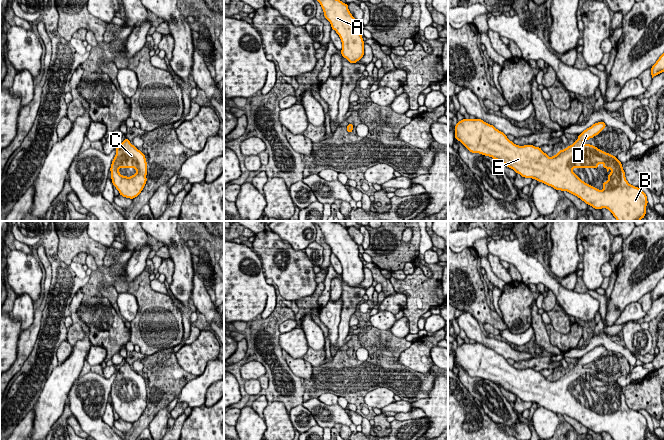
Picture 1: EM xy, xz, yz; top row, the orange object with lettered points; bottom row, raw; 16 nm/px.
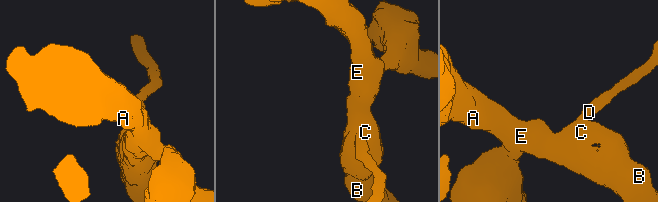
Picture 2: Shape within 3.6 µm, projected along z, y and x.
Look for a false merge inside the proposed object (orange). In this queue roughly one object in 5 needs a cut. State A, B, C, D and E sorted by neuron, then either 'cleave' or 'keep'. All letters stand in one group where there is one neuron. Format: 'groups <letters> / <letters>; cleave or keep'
groups A B C D E; keep

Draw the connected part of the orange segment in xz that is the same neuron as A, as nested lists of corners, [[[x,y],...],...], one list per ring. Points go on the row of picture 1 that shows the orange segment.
[[[317,0],[342,42],[341,54],[350,63],[356,63],[364,56],[364,41],[359,33],[359,22],[348,9],[348,4],[340,0]]]

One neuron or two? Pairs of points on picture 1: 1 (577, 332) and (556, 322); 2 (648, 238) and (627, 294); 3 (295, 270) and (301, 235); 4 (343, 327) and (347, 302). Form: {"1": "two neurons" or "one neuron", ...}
{"1": "two neurons", "2": "one neuron", "3": "two neurons", "4": "one neuron"}

